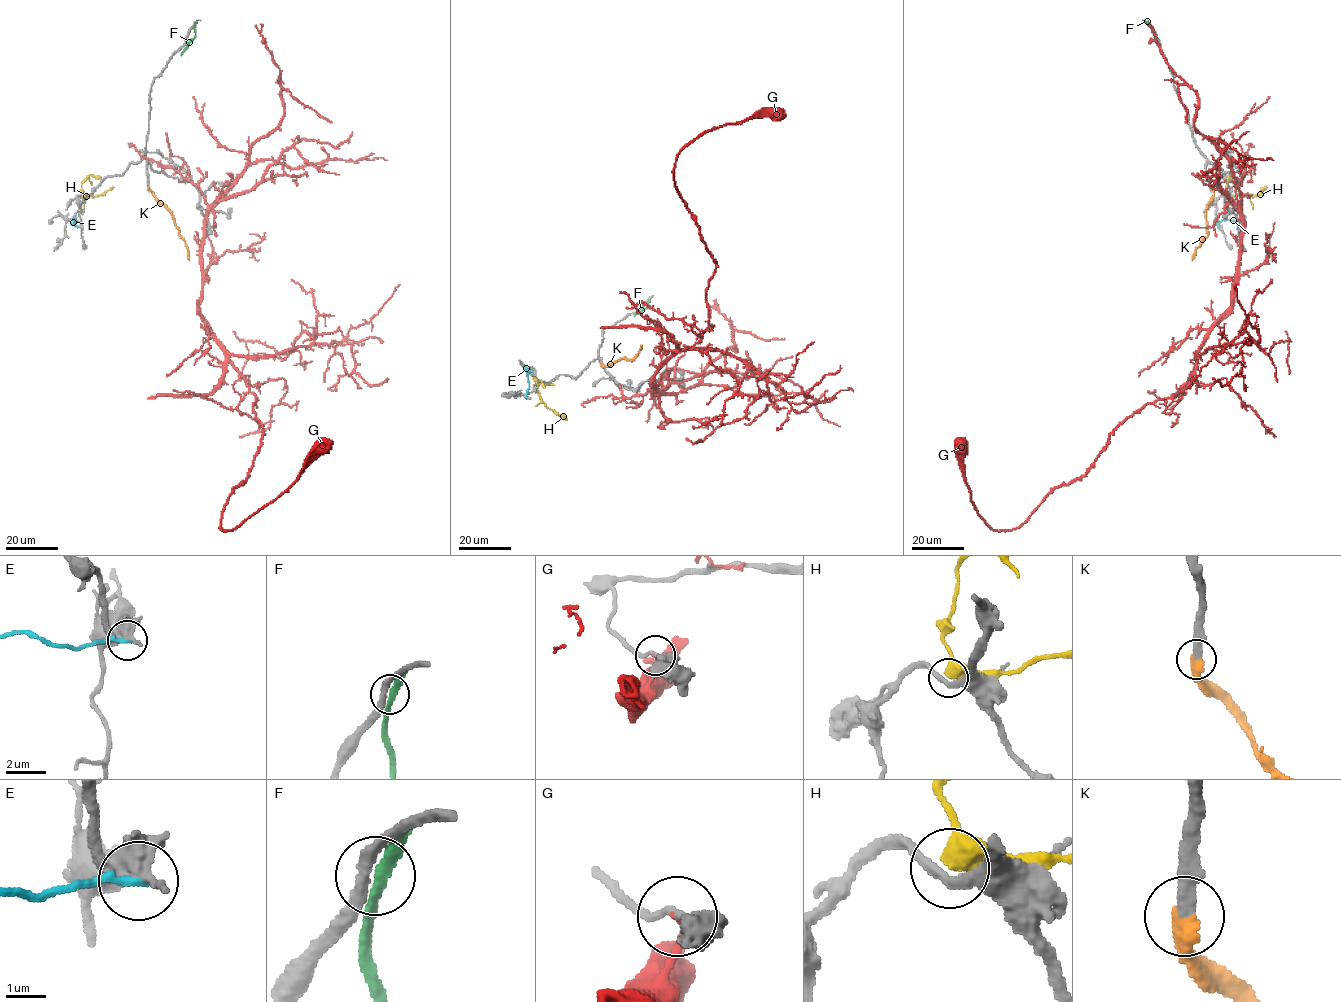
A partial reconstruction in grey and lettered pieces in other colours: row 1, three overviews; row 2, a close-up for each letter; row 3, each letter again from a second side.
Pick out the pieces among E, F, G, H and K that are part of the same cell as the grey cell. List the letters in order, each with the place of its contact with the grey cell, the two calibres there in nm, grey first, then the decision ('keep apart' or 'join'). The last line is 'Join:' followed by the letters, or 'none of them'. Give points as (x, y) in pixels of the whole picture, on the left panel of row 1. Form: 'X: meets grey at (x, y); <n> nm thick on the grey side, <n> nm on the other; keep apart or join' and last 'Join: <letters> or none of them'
E: meets grey at (73, 220); 400 nm thick on the grey side, 200 nm on the other; keep apart
F: meets grey at (195, 24); 260 nm thick on the grey side, 240 nm on the other; keep apart
G: meets grey at (207, 220); 180 nm thick on the grey side, 190 nm on the other; keep apart
H: meets grey at (82, 197); 240 nm thick on the grey side, 440 nm on the other; keep apart
K: meets grey at (147, 186); 280 nm thick on the grey side, 500 nm on the other; join
Join: K

